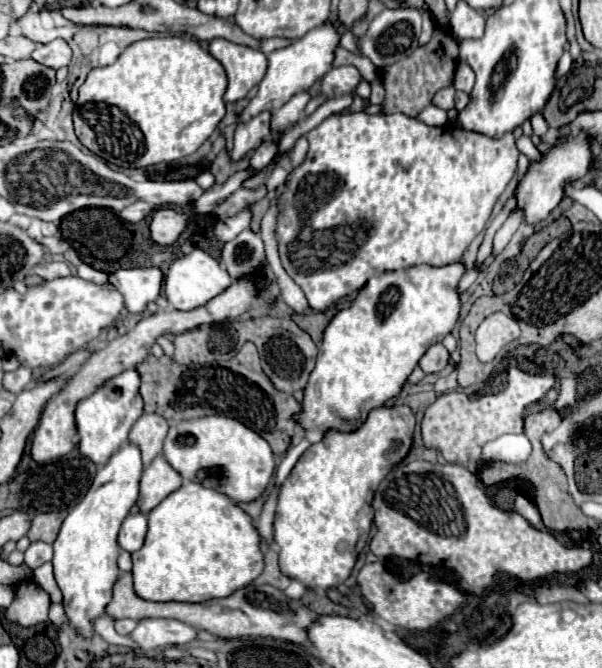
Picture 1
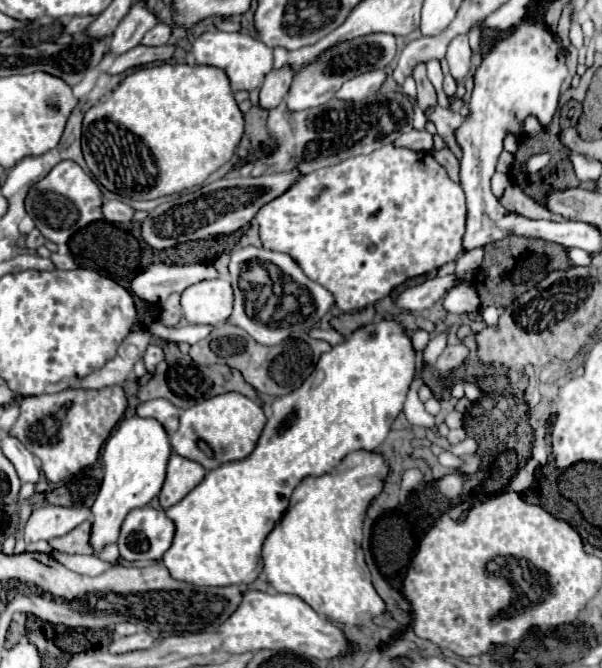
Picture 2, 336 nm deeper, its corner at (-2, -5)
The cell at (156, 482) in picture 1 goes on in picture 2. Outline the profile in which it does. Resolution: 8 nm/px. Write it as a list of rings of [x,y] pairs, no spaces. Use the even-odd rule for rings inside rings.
[[[173,453],[167,465],[167,479],[165,485],[161,489],[161,507],[169,509],[175,503],[179,503],[191,489],[195,489],[201,479],[205,477],[205,467],[191,461],[191,459],[183,459],[181,455]]]

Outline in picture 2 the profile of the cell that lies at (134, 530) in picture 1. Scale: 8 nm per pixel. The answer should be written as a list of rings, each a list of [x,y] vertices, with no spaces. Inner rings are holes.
[[[151,505],[133,509],[121,525],[119,553],[125,561],[155,561],[171,547],[173,535],[175,523],[163,509],[153,509]]]

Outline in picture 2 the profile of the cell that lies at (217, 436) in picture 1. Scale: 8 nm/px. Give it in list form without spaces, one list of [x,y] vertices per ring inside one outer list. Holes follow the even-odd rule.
[[[235,391],[217,395],[215,399],[205,399],[195,407],[189,407],[181,413],[181,425],[171,437],[173,451],[179,455],[201,463],[207,471],[215,469],[215,465],[223,465],[227,461],[245,459],[253,449],[265,427],[263,407],[245,395]]]

